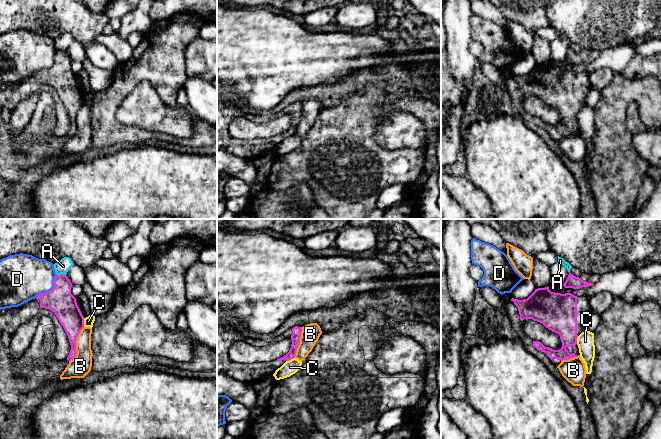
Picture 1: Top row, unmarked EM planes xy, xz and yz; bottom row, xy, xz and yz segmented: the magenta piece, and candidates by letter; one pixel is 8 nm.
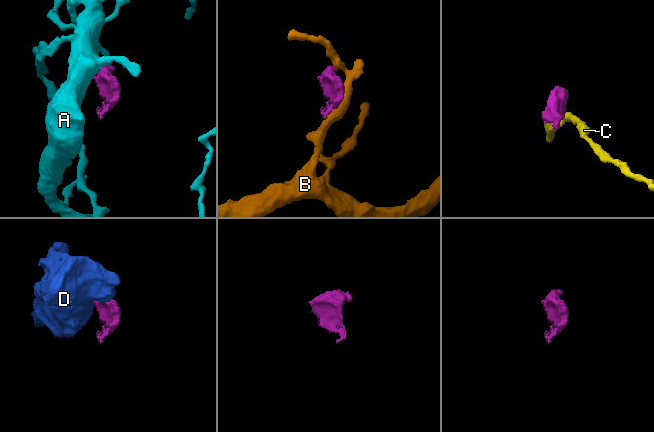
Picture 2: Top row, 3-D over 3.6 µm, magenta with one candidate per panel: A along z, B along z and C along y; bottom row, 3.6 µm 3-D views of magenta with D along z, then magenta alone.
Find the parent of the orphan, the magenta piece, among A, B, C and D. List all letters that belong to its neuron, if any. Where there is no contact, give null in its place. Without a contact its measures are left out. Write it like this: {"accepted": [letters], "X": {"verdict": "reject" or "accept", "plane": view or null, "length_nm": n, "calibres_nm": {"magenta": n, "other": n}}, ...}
{"accepted": [], "A": {"verdict": "reject", "plane": "xy", "length_nm": 70, "calibres_nm": {"magenta": 220, "other": 110}}, "B": {"verdict": "reject", "plane": "xy", "length_nm": 320, "calibres_nm": {"magenta": 190, "other": 170}}, "C": {"verdict": "reject", "plane": "xy", "length_nm": 70, "calibres_nm": {"magenta": 200, "other": 80}}, "D": {"verdict": "reject", "plane": "xy", "length_nm": 260, "calibres_nm": {"magenta": 220, "other": 380}}}

